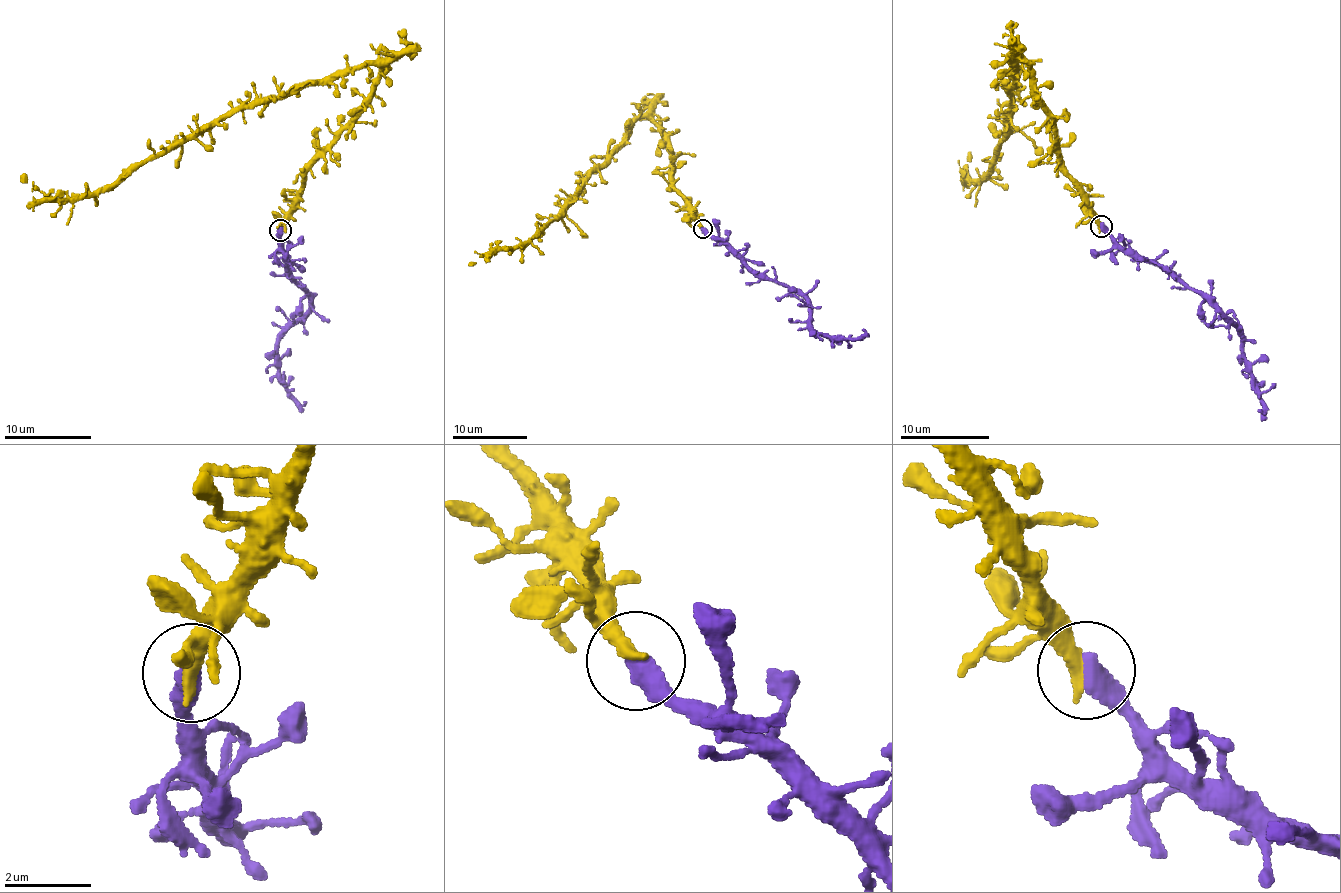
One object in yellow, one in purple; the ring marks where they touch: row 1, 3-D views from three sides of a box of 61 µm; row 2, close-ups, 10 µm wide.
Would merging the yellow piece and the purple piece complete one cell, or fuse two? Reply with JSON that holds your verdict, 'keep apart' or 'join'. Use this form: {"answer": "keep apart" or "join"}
{"answer": "join"}

